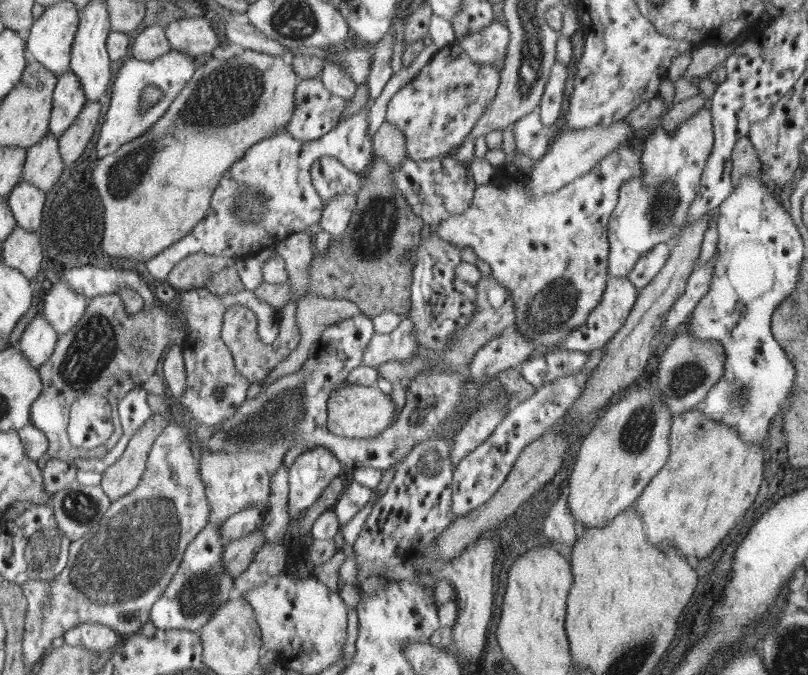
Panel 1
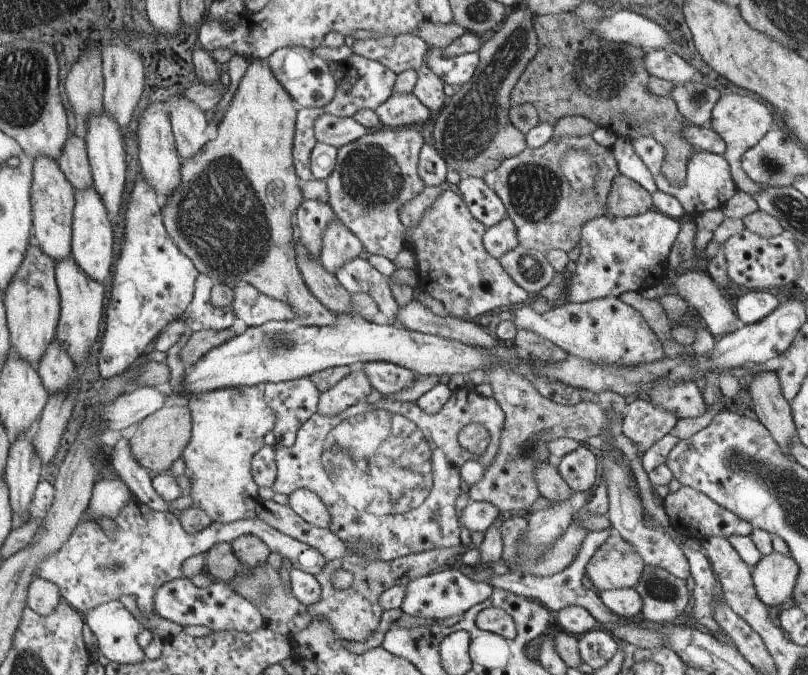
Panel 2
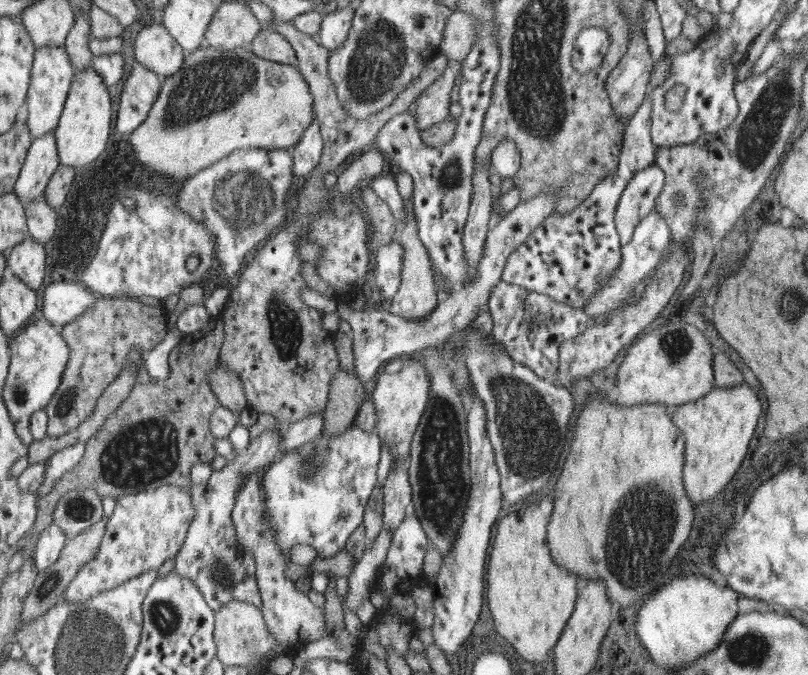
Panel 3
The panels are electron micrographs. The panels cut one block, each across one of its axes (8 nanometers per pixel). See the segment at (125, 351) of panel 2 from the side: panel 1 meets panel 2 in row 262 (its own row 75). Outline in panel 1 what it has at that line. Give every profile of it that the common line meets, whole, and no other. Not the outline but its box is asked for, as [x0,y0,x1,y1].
[96,50,198,158]

